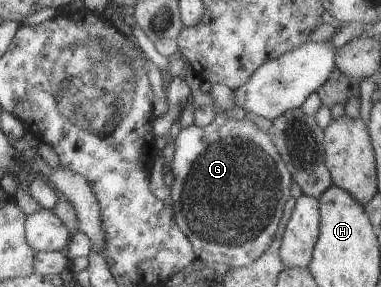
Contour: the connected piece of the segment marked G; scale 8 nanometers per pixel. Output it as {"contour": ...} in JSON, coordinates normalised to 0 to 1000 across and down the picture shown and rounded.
{"contour":[[[570,390],[562,418],[541,439],[517,443],[507,432],[491,446],[475,446],[454,491],[454,551],[444,596],[451,603],[454,620],[451,645],[444,652],[451,693],[446,728],[454,763],[462,770],[467,794],[483,812],[483,822],[499,840],[514,899],[530,916],[549,923],[570,913],[593,920],[598,934],[630,934],[672,906],[706,861],[740,753],[745,707],[761,686],[759,655],[761,641],[766,641],[766,617],[735,533],[724,523],[719,495],[714,495],[698,460],[682,456],[661,422],[646,411],[619,418],[601,397]]]}

